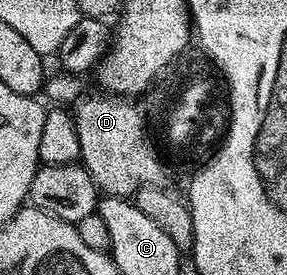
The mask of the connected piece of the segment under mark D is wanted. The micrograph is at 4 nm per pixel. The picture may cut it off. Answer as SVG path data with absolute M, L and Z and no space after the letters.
M59 74L60 76L49 75L46 80L46 93L52 100L57 100L57 105L70 107L70 115L76 121L76 133L80 143L80 160L82 167L90 174L90 178L96 183L97 189L104 196L123 196L125 198L135 197L137 190L145 186L152 186L157 183L160 176L161 157L158 155L156 145L152 143L147 127L144 123L144 113L139 107L136 108L131 99L122 96L105 94L103 91L84 92L77 77L72 74Z

